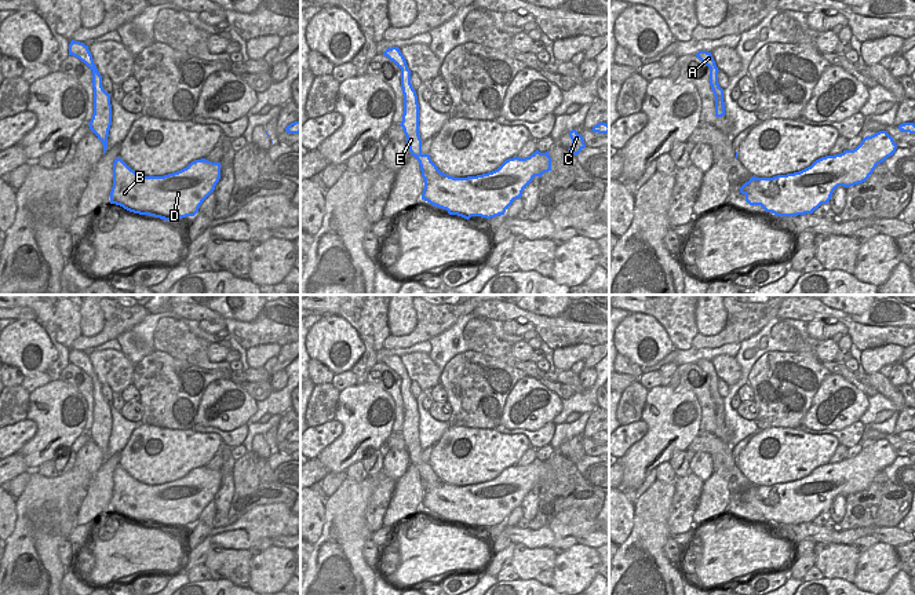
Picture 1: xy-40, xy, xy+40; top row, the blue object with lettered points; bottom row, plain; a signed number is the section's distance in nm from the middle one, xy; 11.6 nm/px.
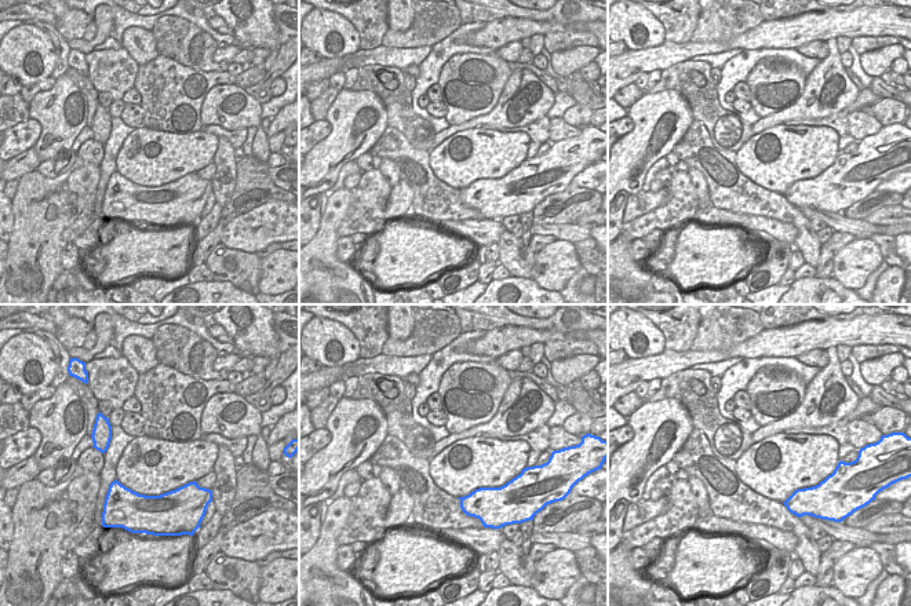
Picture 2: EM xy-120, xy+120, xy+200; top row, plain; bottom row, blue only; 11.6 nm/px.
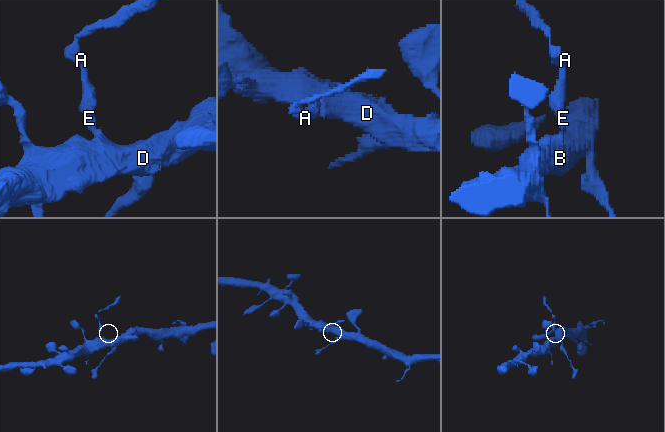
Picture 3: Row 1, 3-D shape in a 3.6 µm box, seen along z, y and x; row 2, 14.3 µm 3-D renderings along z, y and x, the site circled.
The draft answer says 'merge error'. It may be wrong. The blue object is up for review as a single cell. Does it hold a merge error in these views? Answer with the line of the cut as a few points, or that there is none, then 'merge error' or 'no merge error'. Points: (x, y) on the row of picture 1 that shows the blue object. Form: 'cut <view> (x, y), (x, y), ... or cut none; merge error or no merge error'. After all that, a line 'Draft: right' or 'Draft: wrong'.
cut xy (420, 153), (416, 159); merge error
Draft: right

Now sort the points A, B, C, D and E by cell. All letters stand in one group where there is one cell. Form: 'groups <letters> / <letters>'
groups A E / B C D

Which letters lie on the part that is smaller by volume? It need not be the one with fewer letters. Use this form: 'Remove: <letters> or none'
Remove: A, E

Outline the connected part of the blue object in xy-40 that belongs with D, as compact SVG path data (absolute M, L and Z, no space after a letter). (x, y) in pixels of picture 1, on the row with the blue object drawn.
M120 157L113 163L110 204L124 209L178 222L194 216L220 179L220 163L205 158L164 176L145 176L131 169Z

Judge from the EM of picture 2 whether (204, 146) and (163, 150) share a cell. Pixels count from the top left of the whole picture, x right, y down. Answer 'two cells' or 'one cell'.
one cell

